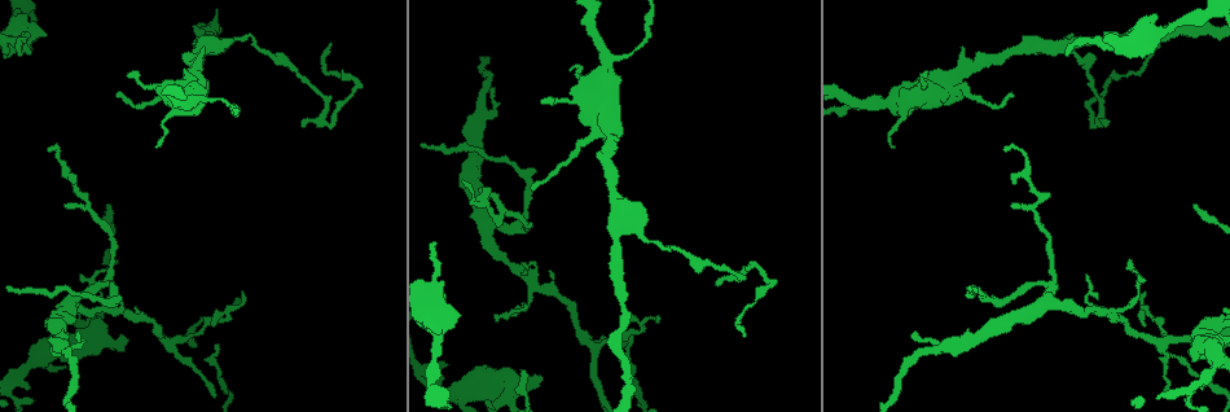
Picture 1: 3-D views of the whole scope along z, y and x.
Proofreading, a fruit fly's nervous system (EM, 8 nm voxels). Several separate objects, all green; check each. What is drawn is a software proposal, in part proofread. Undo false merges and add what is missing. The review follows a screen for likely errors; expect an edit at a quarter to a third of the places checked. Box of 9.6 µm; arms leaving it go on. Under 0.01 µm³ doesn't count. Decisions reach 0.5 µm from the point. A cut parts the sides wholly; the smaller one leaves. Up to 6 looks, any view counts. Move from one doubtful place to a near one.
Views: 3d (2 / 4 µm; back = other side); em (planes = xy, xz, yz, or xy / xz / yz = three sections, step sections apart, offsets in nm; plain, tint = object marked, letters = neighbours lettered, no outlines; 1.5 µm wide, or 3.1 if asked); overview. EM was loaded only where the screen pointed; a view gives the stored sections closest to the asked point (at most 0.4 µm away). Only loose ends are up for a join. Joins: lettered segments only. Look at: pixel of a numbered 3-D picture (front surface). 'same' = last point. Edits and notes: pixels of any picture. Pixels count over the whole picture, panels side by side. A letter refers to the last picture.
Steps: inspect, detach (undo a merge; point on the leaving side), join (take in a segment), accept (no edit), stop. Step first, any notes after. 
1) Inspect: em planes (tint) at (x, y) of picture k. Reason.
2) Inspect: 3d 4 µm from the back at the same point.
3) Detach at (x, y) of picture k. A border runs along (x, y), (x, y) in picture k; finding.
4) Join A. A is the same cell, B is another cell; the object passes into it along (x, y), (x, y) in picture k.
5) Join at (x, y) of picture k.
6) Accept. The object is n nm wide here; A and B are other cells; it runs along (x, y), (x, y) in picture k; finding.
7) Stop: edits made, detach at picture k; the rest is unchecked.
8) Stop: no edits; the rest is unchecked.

Inspect: em planes (letters) at (620, 307) of picture 1. A narrow waist.

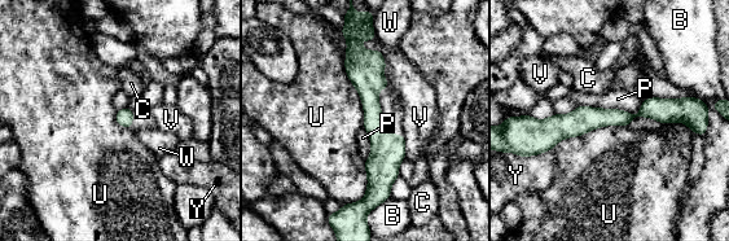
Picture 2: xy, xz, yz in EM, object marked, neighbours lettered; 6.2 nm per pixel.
Accept. B, C, P, U, V, W and Y are other cells; a border runs along (627, 125), (598, 126), (550, 149) in picture 2; one neuron here.

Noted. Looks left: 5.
Inspect: em planes (plain) at (205, 45) of picture 1. Three-way junction.

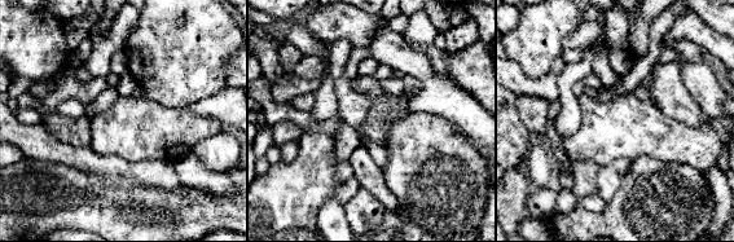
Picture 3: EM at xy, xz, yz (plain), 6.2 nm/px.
Inspect: em planes (tint) at the same point.

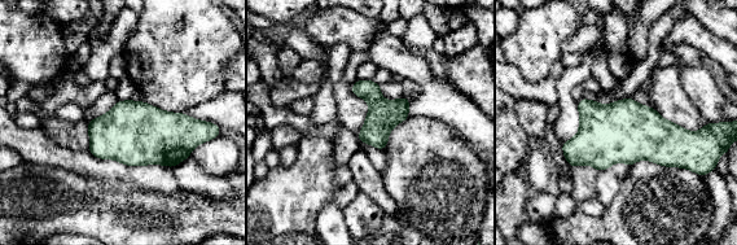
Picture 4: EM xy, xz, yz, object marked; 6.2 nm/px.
Inspect: em planes (letters) at the same point. See the neighbours.

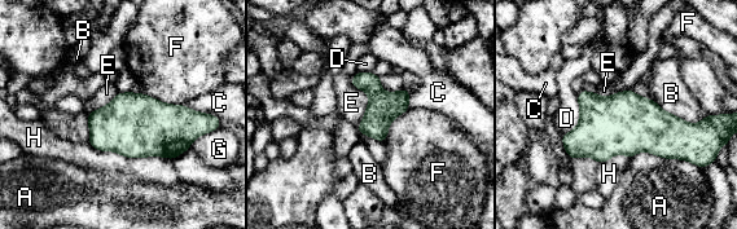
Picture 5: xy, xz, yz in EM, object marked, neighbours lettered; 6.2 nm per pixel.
Accept. The longest contact is with H, 550 nm; A, B, C, D, E, F, G and H are other cells; a border runs along (88, 142), (126, 157), (171, 159) in picture 5; all the same neuron.

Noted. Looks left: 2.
Stop: no edits; the rest is unchecked.

